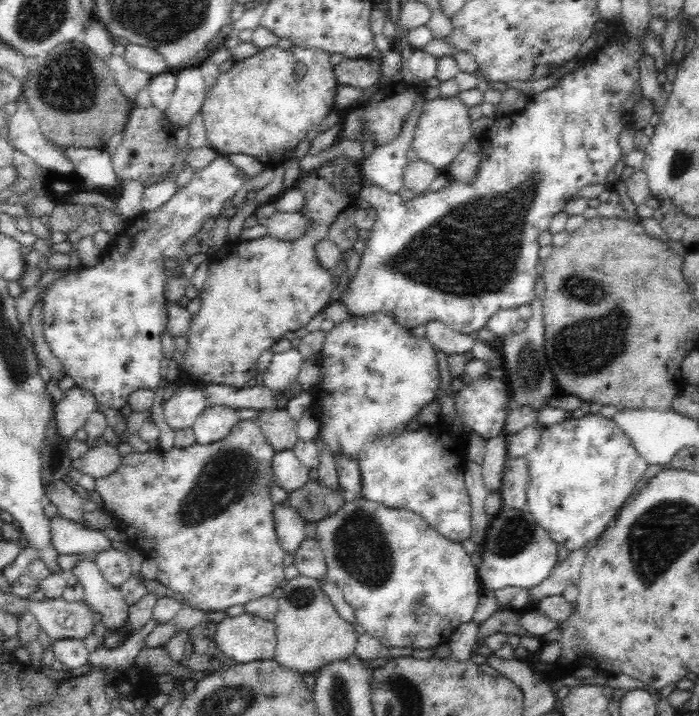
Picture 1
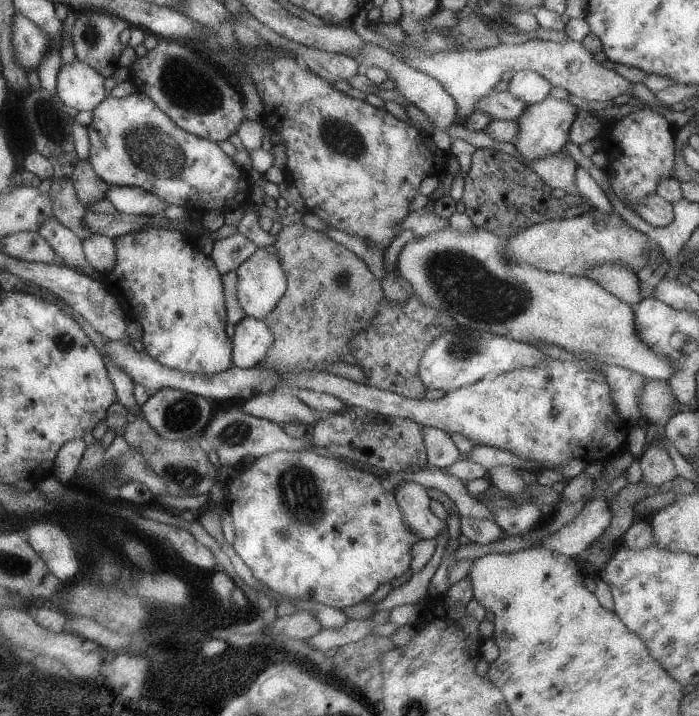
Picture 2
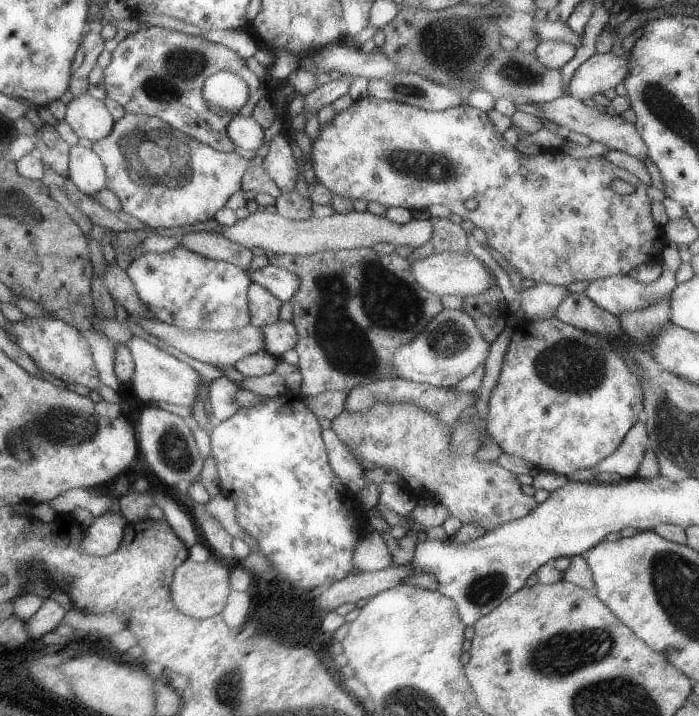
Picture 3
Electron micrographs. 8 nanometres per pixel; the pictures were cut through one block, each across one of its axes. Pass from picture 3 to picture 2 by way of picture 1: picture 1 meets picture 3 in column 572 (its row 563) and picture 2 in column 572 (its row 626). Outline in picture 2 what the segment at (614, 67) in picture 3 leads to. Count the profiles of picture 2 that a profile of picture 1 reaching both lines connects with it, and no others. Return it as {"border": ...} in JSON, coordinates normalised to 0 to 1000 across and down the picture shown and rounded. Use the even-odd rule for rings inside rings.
{"border":[[[785,133],[775,142],[755,147],[755,151],[747,156],[744,165],[740,166],[744,182],[730,200],[738,204],[741,215],[750,223],[768,223],[793,216],[805,211],[814,198],[815,182],[824,168],[824,159],[827,159],[827,151],[815,145],[811,138],[798,140]]]}

